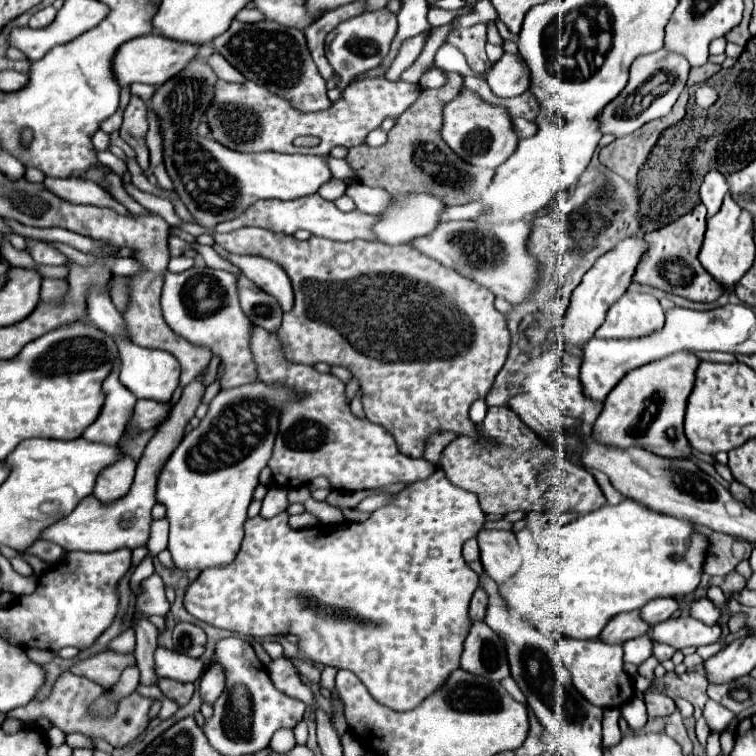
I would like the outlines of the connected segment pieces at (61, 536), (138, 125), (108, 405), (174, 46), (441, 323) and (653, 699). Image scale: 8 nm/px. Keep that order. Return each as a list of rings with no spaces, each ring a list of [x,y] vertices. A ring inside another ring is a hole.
[[[203,374],[193,380],[193,384],[183,388],[181,400],[177,402],[177,406],[173,408],[171,416],[167,422],[163,422],[155,434],[155,438],[147,444],[143,458],[137,466],[137,474],[135,474],[135,482],[133,488],[129,490],[129,496],[125,496],[125,500],[117,500],[117,504],[101,504],[95,496],[87,496],[69,516],[57,520],[55,524],[51,524],[49,528],[45,528],[41,532],[41,540],[49,540],[53,544],[59,544],[63,550],[71,552],[71,550],[83,550],[83,552],[113,552],[119,548],[127,548],[135,550],[137,546],[145,546],[149,540],[149,526],[151,526],[151,508],[155,506],[155,484],[157,484],[157,476],[161,472],[161,468],[165,466],[169,454],[177,448],[179,440],[183,438],[185,426],[189,424],[189,420],[195,416],[195,410],[203,398],[203,384],[201,384]]]
[[[131,96],[129,106],[125,108],[123,114],[123,124],[121,124],[121,138],[135,150],[137,162],[143,170],[149,168],[149,150],[145,144],[145,134],[147,134],[147,106],[141,98]]]
[[[115,368],[103,384],[105,406],[101,410],[101,418],[83,432],[87,440],[105,440],[105,444],[117,444],[125,432],[137,398],[127,388],[123,388],[117,378],[119,368]]]
[[[147,34],[139,36],[133,42],[129,40],[117,50],[117,56],[113,58],[113,72],[117,76],[117,82],[121,86],[129,86],[135,82],[141,84],[151,84],[151,86],[161,86],[173,76],[177,76],[195,56],[197,56],[199,46],[197,44],[187,44],[179,40],[169,40],[159,34]]]
[[[239,228],[229,234],[213,234],[213,238],[219,246],[223,246],[231,254],[261,254],[261,256],[275,260],[283,266],[283,270],[291,278],[293,292],[295,292],[295,304],[293,304],[291,312],[287,312],[283,316],[283,324],[277,332],[279,340],[283,342],[287,360],[297,362],[297,364],[307,364],[307,366],[315,366],[317,362],[325,362],[331,366],[347,368],[359,380],[359,388],[363,392],[361,402],[363,402],[363,410],[365,410],[367,420],[373,424],[379,424],[387,432],[391,432],[399,450],[405,456],[421,458],[423,448],[425,448],[425,438],[437,430],[451,430],[451,432],[457,432],[459,436],[463,436],[463,434],[475,436],[477,434],[477,426],[469,420],[469,406],[475,400],[487,396],[497,372],[503,368],[503,364],[507,360],[507,352],[511,346],[511,336],[509,336],[509,330],[505,324],[505,316],[495,310],[495,306],[493,306],[495,296],[487,288],[481,288],[481,284],[477,284],[473,280],[465,280],[457,272],[453,274],[453,270],[449,270],[449,268],[441,268],[441,264],[437,264],[435,260],[429,260],[427,256],[421,256],[421,252],[417,252],[409,244],[387,246],[381,242],[363,242],[363,240],[333,242],[333,240],[325,240],[325,238],[317,238],[317,236],[311,236],[309,240],[301,242],[295,236],[281,234],[281,232],[269,232],[263,228]]]
[[[645,694],[645,706],[649,718],[665,718],[675,712],[675,704],[665,694]]]

